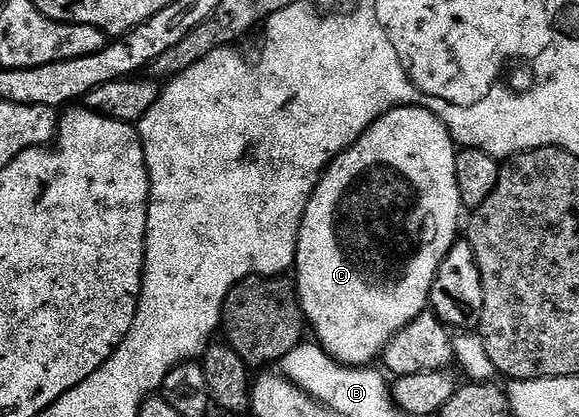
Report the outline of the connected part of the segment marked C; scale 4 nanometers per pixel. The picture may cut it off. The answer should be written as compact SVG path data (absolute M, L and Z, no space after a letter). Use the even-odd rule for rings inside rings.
M404 105L398 109L387 111L379 120L373 124L358 141L346 149L338 157L334 157L325 169L321 181L315 187L311 199L305 208L305 214L299 227L297 236L297 264L295 266L295 288L297 300L301 302L301 312L310 330L317 332L316 344L320 345L329 356L341 365L350 367L369 367L374 364L373 360L384 354L391 339L403 327L407 327L417 318L420 313L426 312L429 304L429 292L435 283L435 275L439 271L439 263L451 251L451 247L459 240L457 228L462 228L463 206L459 195L459 183L455 179L455 159L459 149L453 137L447 131L444 123L431 111L421 109L418 105Z

